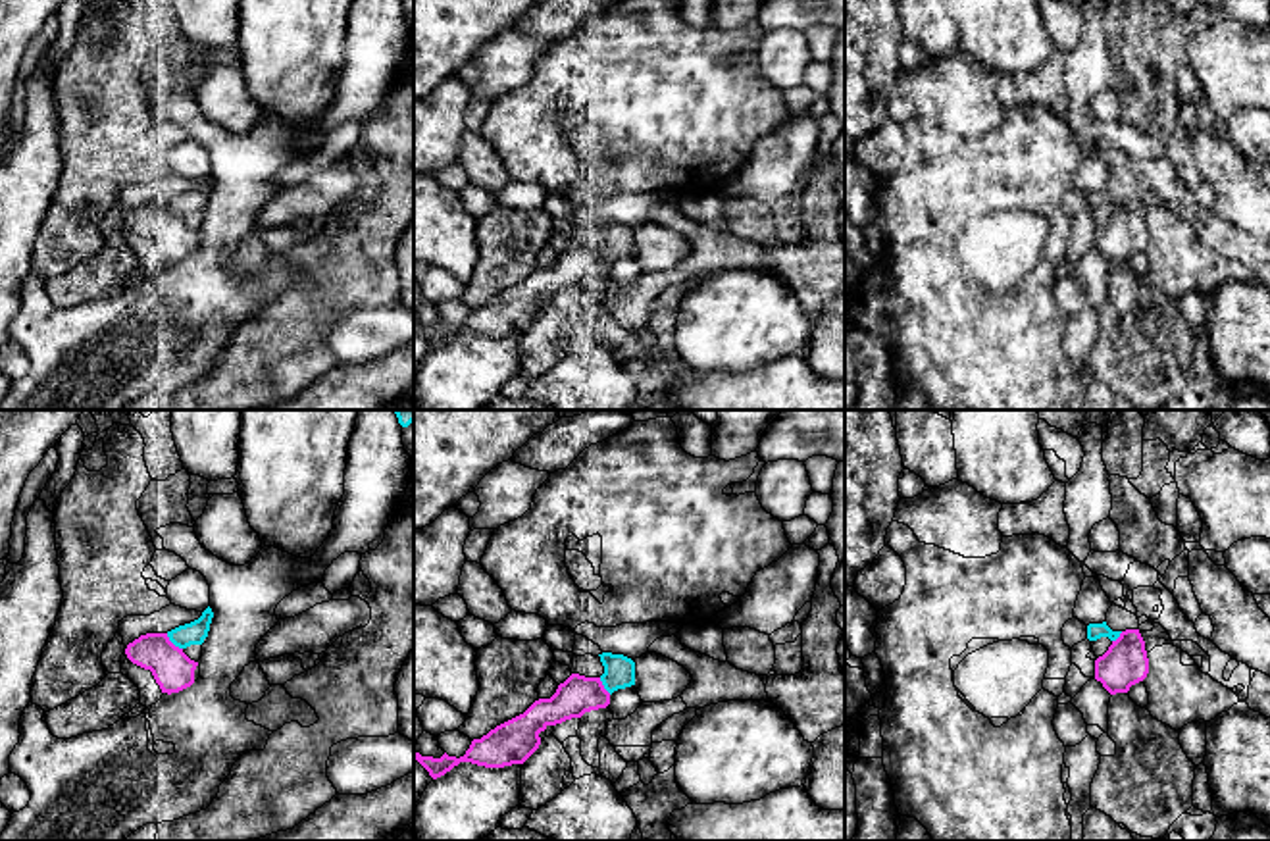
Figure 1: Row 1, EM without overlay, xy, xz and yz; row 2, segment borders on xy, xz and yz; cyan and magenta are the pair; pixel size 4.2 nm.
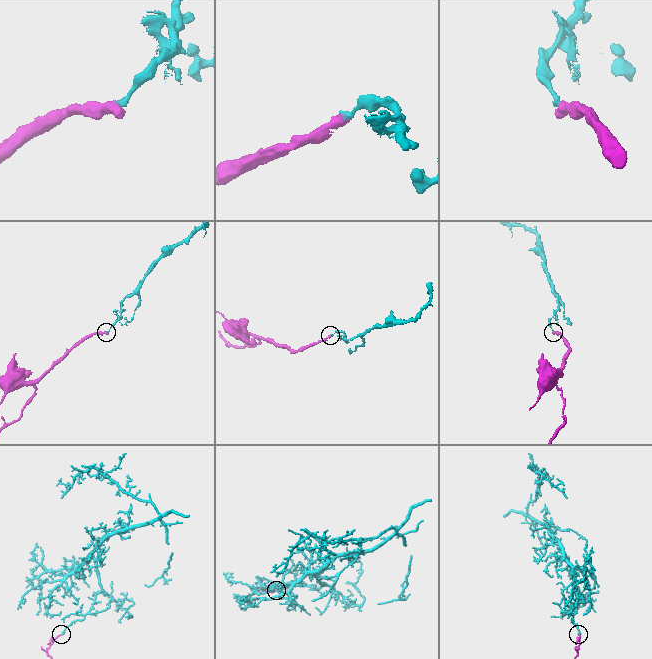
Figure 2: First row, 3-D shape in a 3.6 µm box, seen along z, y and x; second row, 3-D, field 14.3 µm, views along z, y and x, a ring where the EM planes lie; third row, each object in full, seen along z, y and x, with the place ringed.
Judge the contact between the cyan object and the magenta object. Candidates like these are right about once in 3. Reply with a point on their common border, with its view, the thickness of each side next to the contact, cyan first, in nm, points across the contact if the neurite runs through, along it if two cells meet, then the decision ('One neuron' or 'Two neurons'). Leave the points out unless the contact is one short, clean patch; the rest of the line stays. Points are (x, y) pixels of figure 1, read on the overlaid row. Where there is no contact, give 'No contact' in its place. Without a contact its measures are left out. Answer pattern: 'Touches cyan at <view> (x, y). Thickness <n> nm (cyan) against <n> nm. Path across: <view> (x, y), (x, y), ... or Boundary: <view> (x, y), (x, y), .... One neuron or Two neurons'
Touches cyan at xy (174, 643). Thickness 100 nm (cyan) against 170 nm. Two neurons

